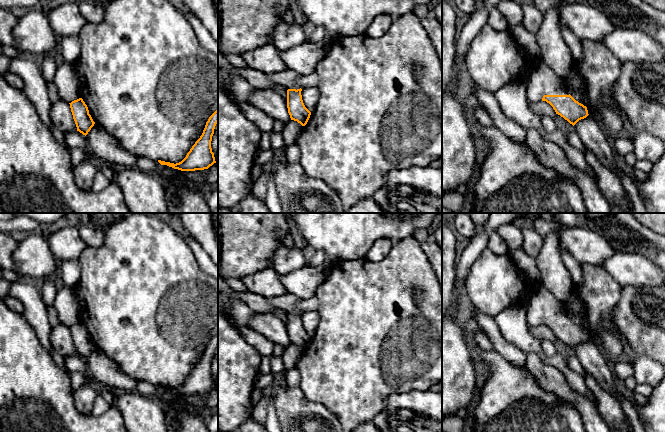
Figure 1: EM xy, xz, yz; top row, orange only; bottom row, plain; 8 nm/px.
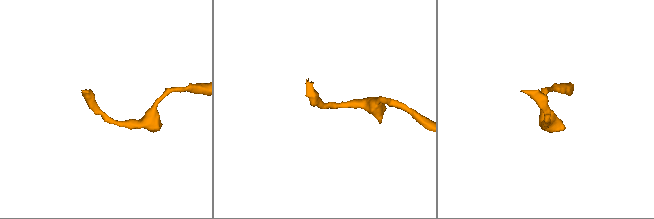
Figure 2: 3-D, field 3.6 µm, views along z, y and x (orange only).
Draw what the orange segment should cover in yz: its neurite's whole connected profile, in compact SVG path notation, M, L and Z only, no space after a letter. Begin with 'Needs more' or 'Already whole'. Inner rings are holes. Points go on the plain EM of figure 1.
Needs more. M540 284L531 294L526 311L527 323L530 326L546 325L553 331L556 338L574 350L589 338L587 331L570 319L568 312L563 310L563 305L564 303Z

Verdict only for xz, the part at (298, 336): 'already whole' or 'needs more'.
needs more

